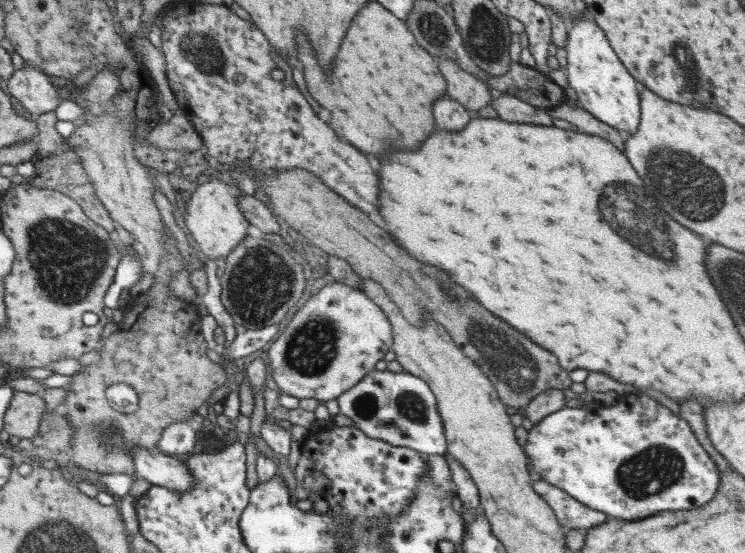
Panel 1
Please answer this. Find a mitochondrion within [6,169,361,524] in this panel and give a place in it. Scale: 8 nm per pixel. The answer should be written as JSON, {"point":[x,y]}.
{"point":[67,259]}

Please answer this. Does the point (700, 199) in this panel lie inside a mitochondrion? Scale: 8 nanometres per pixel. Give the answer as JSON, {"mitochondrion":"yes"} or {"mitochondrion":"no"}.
{"mitochondrion":"yes"}

